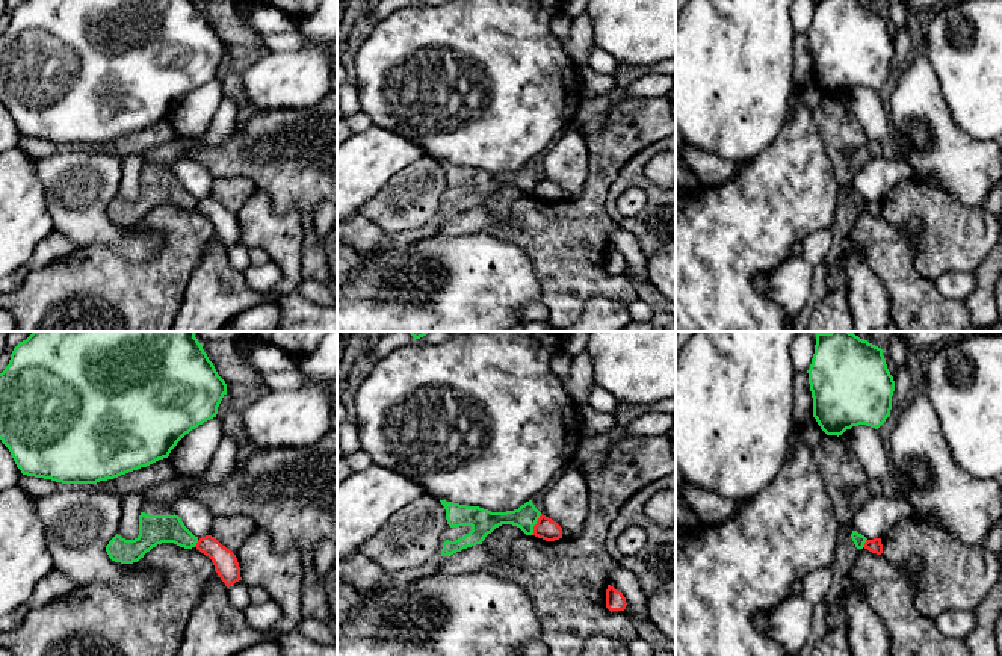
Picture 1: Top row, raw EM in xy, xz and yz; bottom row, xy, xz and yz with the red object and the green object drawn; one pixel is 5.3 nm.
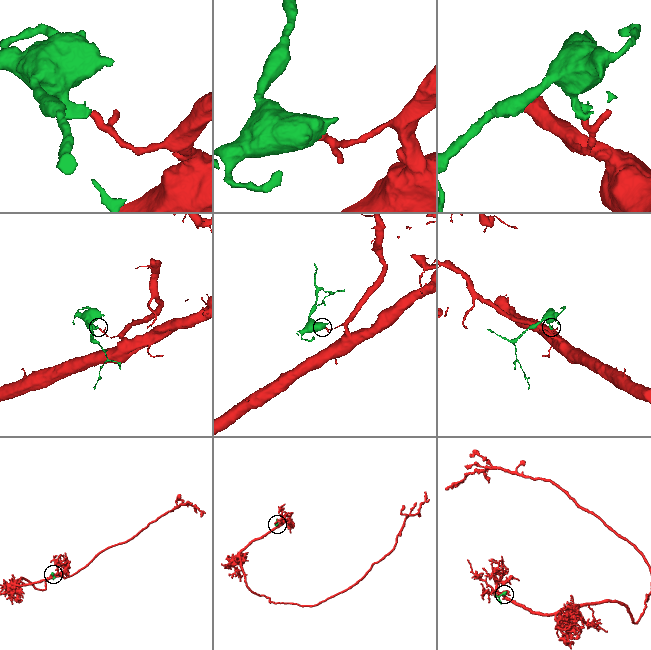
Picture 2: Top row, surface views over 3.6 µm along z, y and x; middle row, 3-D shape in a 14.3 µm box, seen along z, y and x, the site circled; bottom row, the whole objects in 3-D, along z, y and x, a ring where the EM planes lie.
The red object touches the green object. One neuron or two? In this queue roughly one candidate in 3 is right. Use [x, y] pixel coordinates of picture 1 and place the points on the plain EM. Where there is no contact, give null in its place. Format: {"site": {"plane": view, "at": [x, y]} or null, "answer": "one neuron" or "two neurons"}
{"site": {"plane": "xz", "at": [535, 186]}, "answer": "two neurons"}

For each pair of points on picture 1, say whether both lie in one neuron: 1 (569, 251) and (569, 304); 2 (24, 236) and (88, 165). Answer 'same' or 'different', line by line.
1: same
2: different

